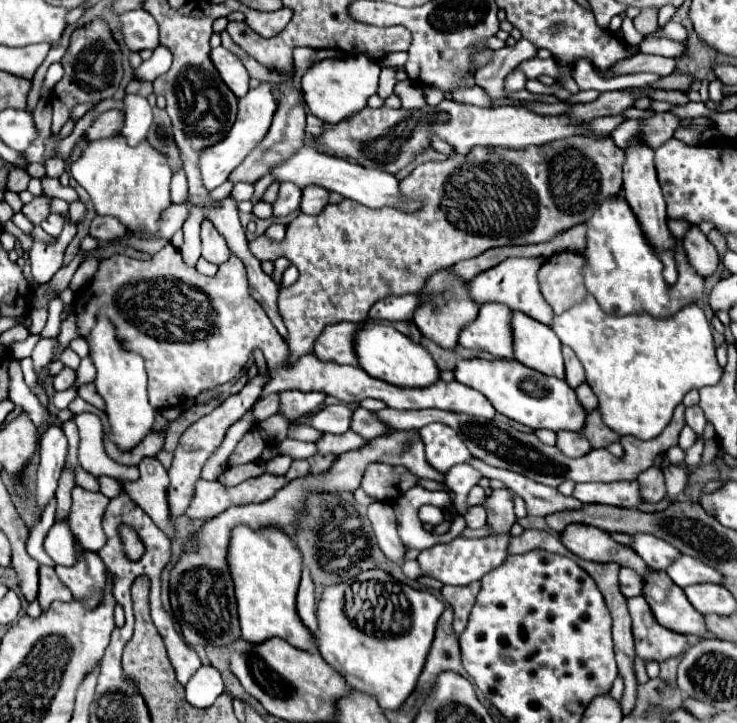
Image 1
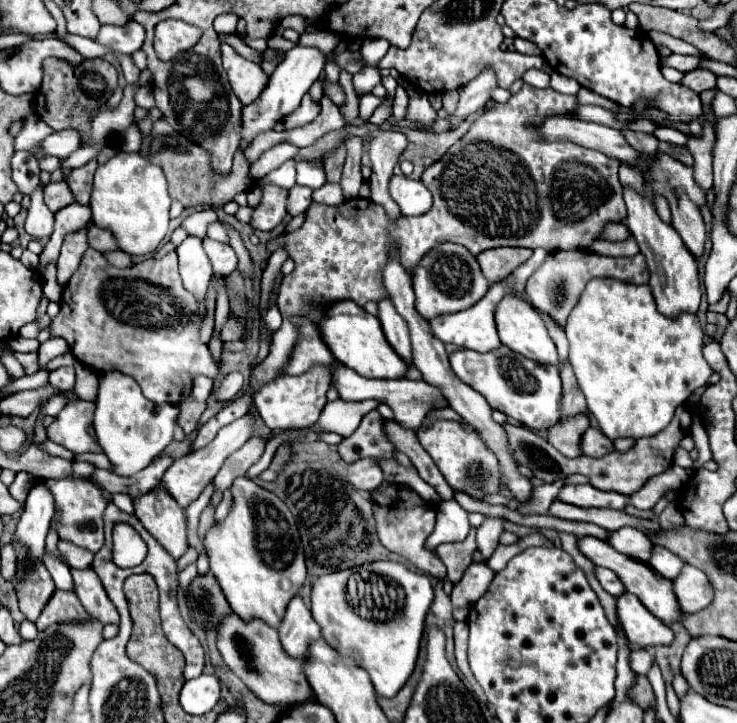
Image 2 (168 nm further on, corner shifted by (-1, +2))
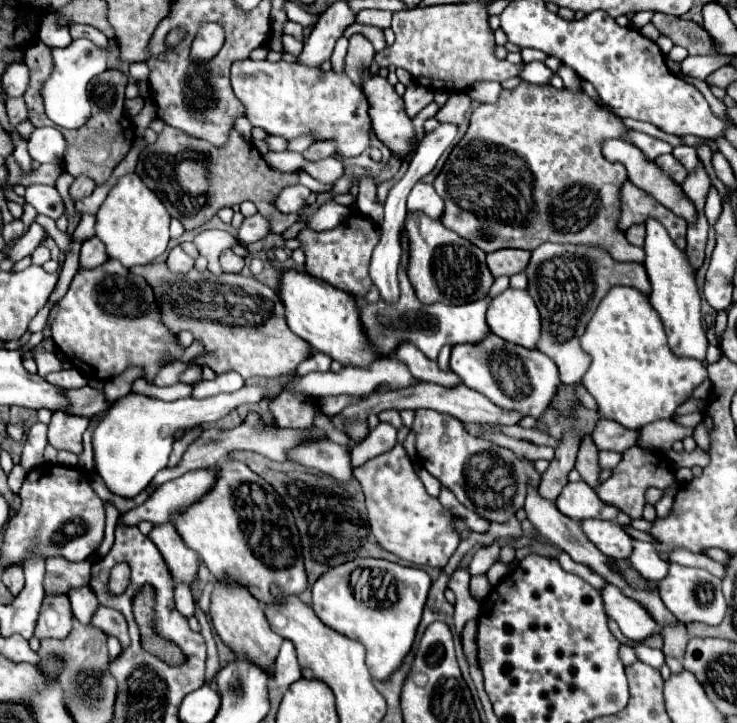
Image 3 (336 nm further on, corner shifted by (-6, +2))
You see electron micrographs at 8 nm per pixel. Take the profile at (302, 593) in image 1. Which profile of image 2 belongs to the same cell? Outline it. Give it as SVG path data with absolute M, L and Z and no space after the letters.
M299 594L287 606L279 636L285 652L291 652L291 656L303 656L309 650L309 644L321 638L321 626L313 620L311 610Z

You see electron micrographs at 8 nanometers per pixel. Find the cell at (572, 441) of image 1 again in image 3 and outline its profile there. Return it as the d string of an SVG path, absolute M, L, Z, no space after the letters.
M602 418L592 432L592 440L598 446L598 450L616 450L616 452L626 452L628 448L636 446L638 436L640 436L638 430L628 430L622 424L606 418Z

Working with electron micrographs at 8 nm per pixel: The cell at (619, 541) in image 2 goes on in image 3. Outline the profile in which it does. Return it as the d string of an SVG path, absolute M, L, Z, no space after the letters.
M582 520L582 532L586 538L608 558L622 560L630 556L630 536L616 522Z

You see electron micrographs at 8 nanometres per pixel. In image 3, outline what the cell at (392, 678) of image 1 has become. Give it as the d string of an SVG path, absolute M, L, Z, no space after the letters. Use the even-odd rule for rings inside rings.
M356 558L352 562L340 564L324 572L312 586L312 610L316 616L330 628L338 630L352 640L358 640L366 648L366 666L376 680L388 680L390 674L402 664L404 656L410 652L416 628L422 618L422 608L426 604L428 590L432 586L430 576L420 568L406 568L400 564L392 564L388 560L376 558ZM368 562L380 562L380 572L384 574L384 588L380 594L380 606L372 608L362 604L354 592L350 592L350 574L358 566L370 566Z

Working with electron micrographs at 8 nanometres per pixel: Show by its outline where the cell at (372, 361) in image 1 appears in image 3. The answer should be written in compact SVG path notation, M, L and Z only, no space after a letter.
M284 270L280 284L278 284L278 296L286 310L286 324L296 336L306 340L312 348L332 356L344 366L366 366L378 360L380 356L370 348L370 340L366 340L366 334L360 326L358 306L354 304L352 296L336 290L328 282L314 278L306 272L298 270Z

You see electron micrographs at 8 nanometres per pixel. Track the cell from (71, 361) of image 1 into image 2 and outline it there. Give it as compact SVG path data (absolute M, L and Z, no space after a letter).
M75 360L73 368L77 374L77 384L75 384L73 392L77 392L79 398L83 398L83 400L95 400L97 398L97 386L99 386L97 372L83 366L79 360Z

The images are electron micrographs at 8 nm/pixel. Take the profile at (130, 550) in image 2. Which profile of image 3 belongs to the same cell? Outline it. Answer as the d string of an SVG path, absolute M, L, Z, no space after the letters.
M120 562L112 568L110 572L110 580L108 580L108 590L110 594L124 594L124 590L128 588L130 584L130 568L126 562Z

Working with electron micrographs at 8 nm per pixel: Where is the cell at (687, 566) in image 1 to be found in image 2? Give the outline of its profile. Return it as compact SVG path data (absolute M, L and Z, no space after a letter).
M655 546L653 548L653 556L649 560L649 566L655 568L655 572L659 572L661 576L665 576L669 580L675 580L681 574L681 570L683 570L685 560L681 560L677 554L673 554L667 548Z

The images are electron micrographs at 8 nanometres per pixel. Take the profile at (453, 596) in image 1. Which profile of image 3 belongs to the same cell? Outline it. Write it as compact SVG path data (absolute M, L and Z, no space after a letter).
M486 576L472 578L472 582L470 582L470 592L472 592L472 596L486 598L488 592L490 592L490 582L488 582L488 578L486 578Z

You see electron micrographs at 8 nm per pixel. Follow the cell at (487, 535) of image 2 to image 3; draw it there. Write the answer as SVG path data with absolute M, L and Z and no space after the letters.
M494 542L492 546L484 546L480 550L476 550L470 566L468 566L468 572L470 576L480 576L480 574L486 574L488 568L498 560L500 556L500 546L498 542Z

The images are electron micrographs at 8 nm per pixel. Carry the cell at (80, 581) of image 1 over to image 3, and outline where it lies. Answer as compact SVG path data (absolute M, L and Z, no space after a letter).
M100 606L96 610L96 614L92 616L92 624L96 628L100 628L102 632L106 632L106 636L114 636L120 640L122 648L128 648L130 646L130 636L128 636L128 624L126 624L126 618L114 610L114 608L106 608L106 606Z

